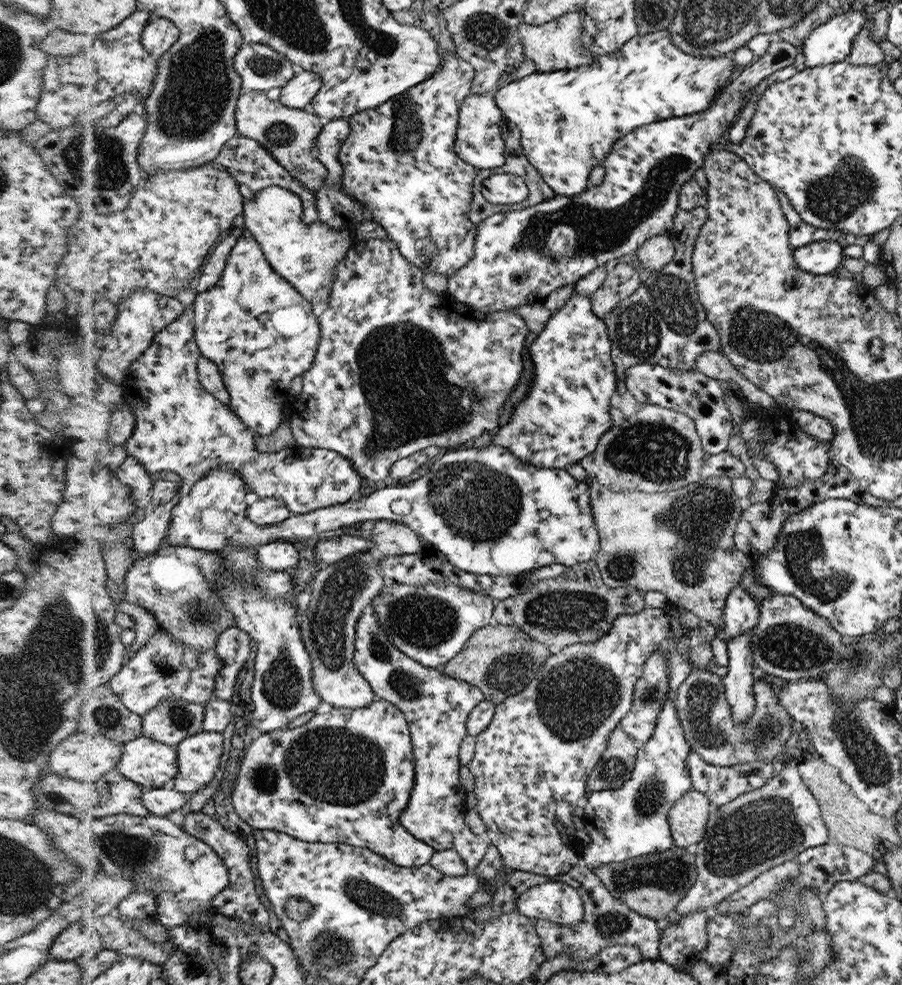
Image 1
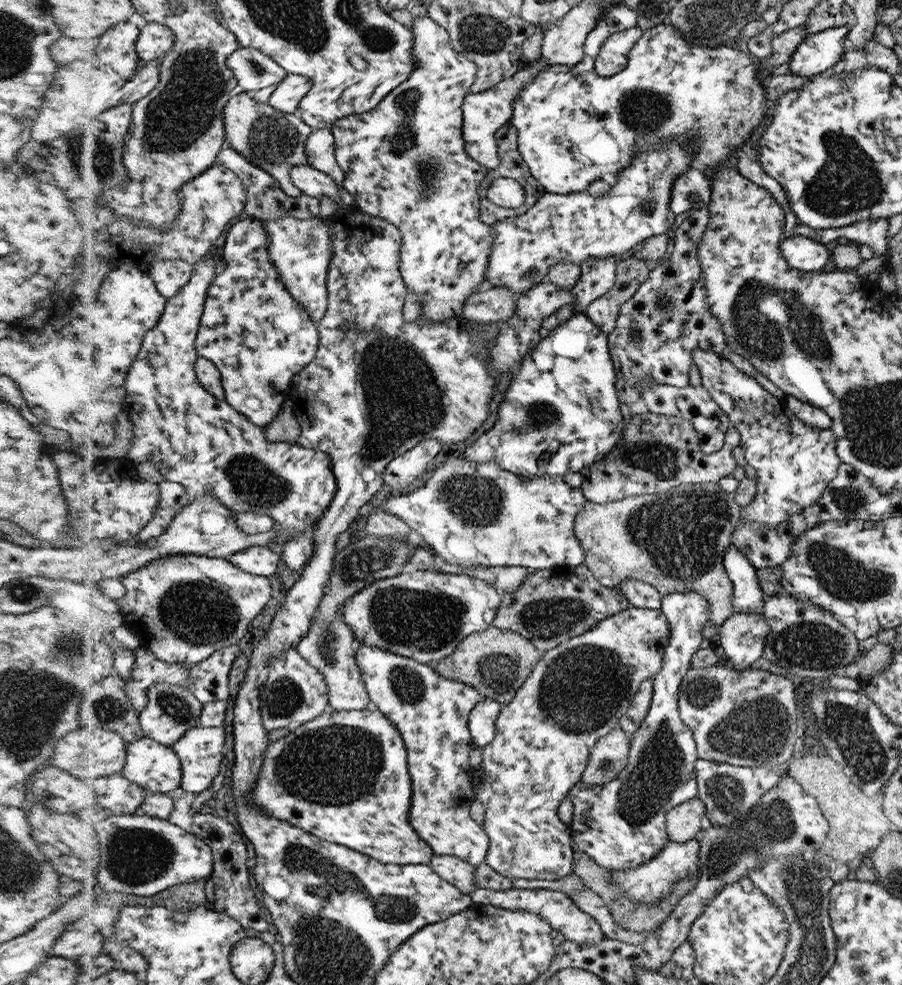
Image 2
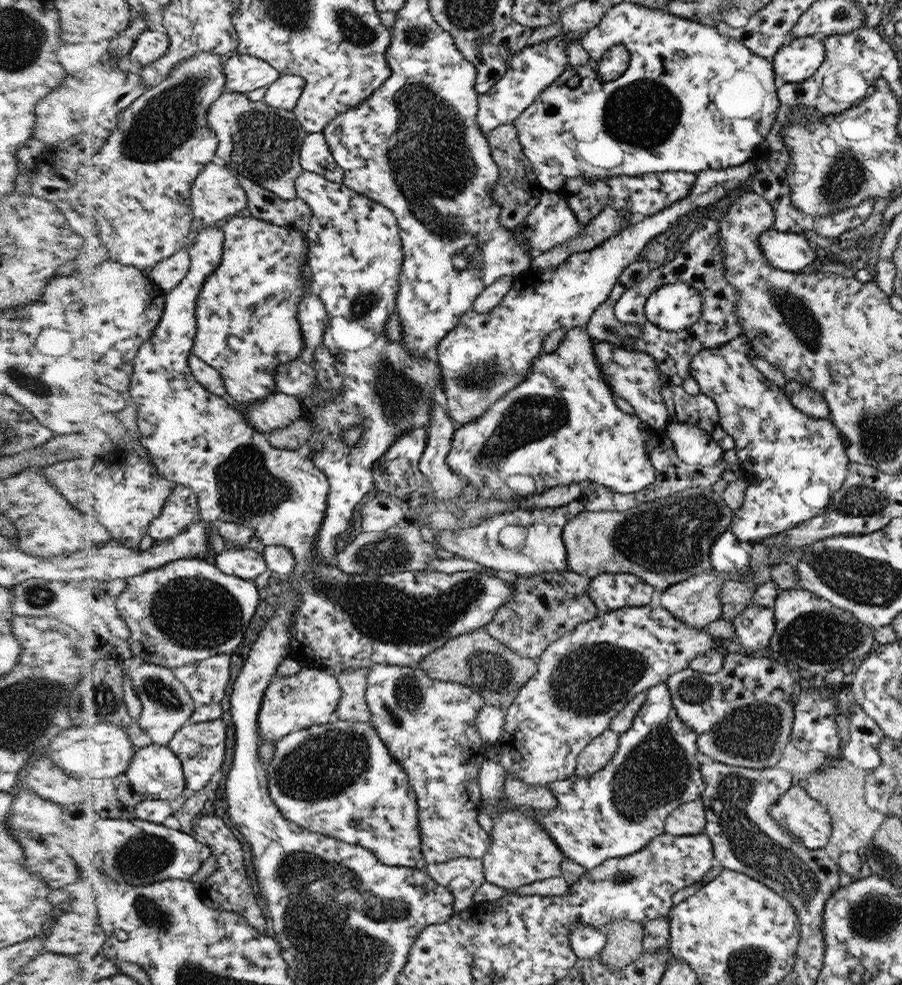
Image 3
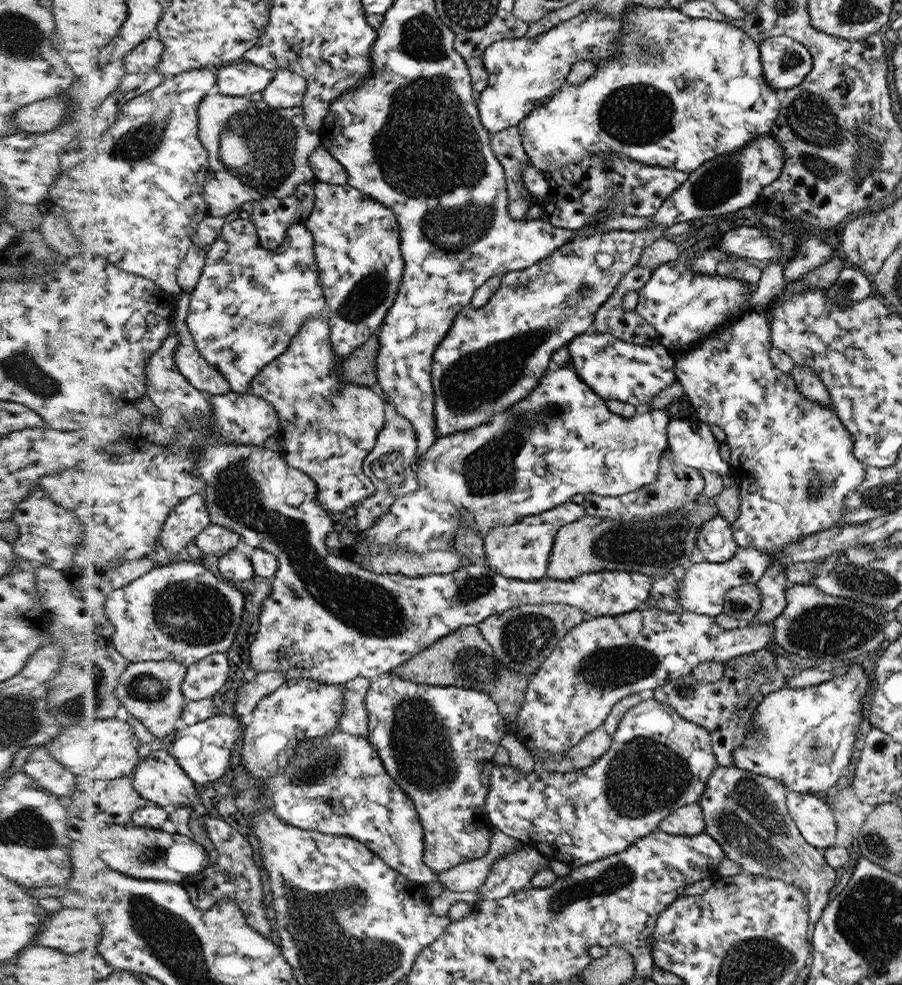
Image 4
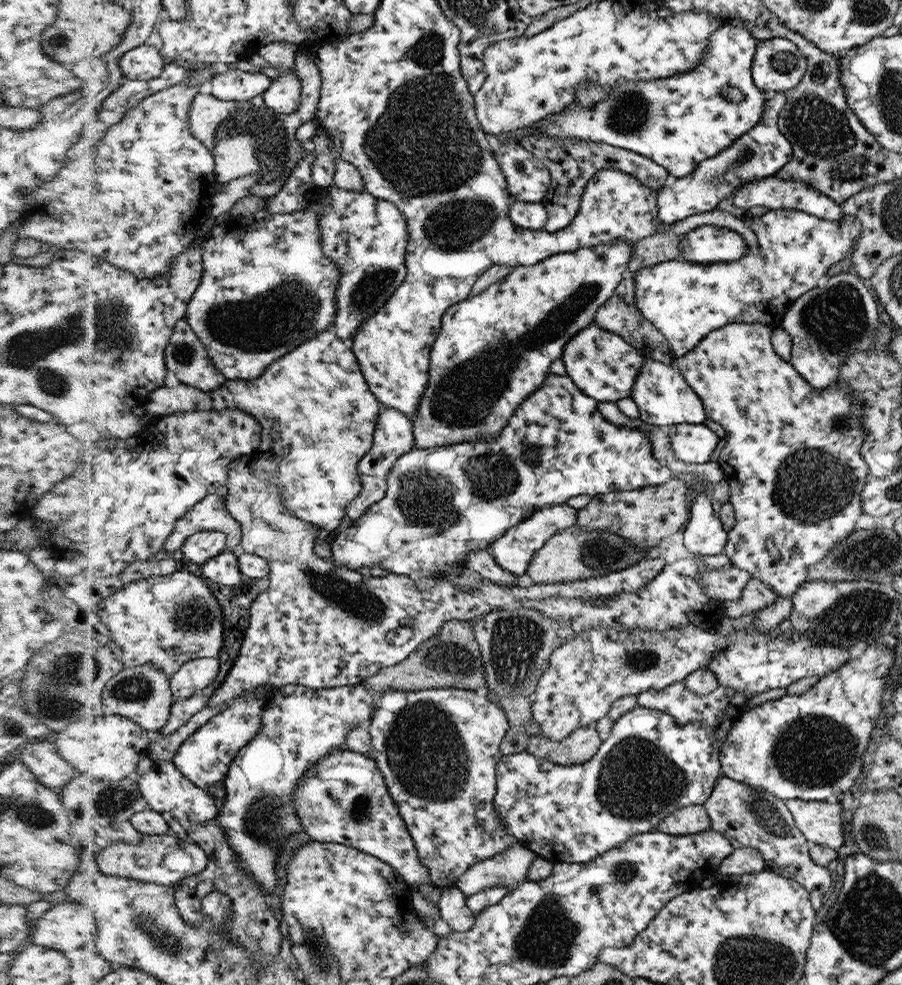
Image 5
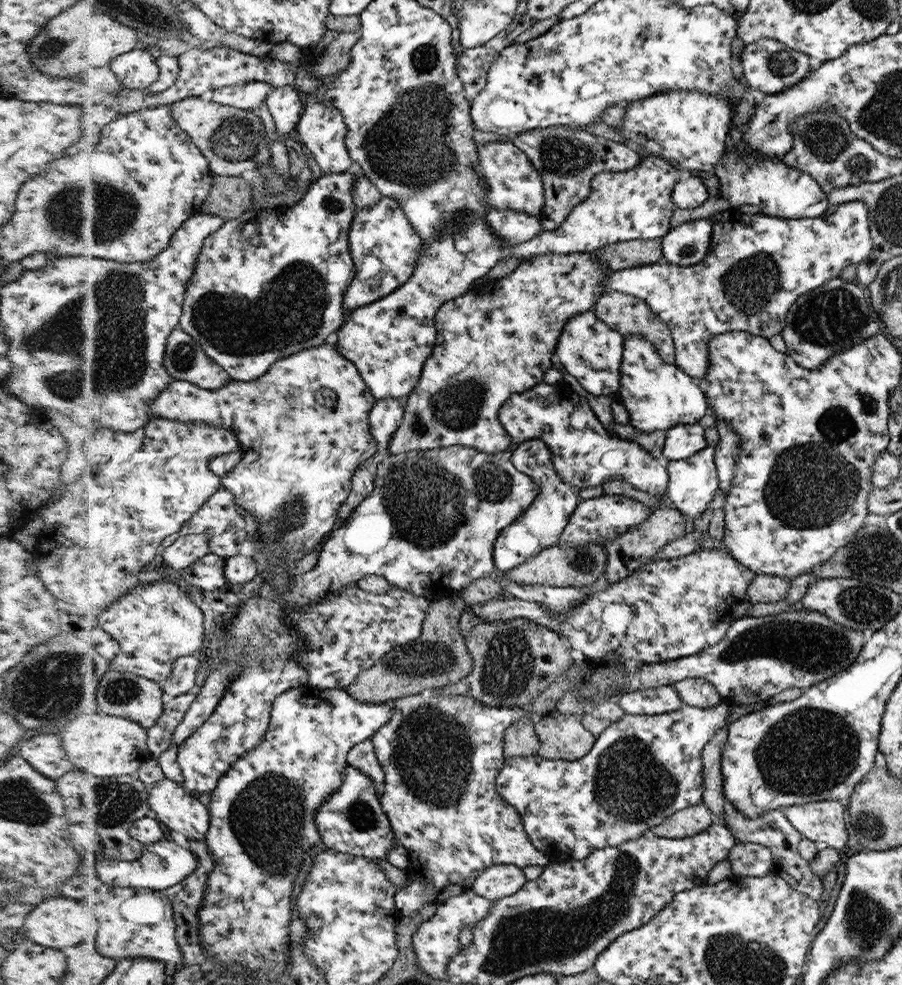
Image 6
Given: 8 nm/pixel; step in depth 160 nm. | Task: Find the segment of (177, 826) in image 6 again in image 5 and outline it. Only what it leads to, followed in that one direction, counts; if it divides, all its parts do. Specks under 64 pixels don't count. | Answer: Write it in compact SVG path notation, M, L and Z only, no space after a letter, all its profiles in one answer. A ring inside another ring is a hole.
M156 760L156 766L141 778L140 786L151 807L163 812L172 821L185 824L191 822L210 822L221 815L218 802L205 788L200 788L190 780L178 767L174 760Z

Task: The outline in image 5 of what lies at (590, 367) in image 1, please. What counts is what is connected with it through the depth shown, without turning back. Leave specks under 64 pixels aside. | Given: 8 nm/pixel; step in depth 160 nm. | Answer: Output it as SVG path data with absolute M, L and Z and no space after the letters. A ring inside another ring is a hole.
M549 374L542 387L534 394L530 395L519 409L509 419L507 426L501 430L499 436L493 440L474 440L472 442L460 442L458 444L447 444L446 446L434 446L432 448L415 447L403 454L399 459L393 462L390 472L385 476L387 480L387 491L382 500L373 504L359 519L353 521L352 525L346 531L339 532L334 536L328 537L331 544L332 562L337 566L345 566L350 570L359 571L364 568L383 568L392 574L409 576L412 580L421 578L442 578L443 570L451 564L464 565L467 556L475 550L488 550L495 540L503 538L508 530L522 523L534 514L539 508L549 507L553 504L566 503L572 496L586 494L596 496L606 493L635 491L642 487L652 487L667 483L674 473L666 466L662 466L654 457L651 440L647 432L639 428L626 428L625 426L616 426L610 424L598 411L598 402L595 397L588 396L582 389L578 388L574 381L566 374L558 376ZM532 448L539 450L539 460L527 460L525 454Z

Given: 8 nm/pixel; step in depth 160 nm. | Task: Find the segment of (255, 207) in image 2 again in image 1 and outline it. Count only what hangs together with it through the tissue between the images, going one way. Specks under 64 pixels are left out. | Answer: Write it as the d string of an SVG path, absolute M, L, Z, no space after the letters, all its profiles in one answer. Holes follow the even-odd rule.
M236 138L236 140L232 140L212 165L216 169L222 170L222 172L232 173L239 180L241 192L246 201L252 201L256 195L266 191L268 188L280 186L298 194L302 198L305 207L303 221L306 224L319 222L320 209L318 207L317 194L306 189L304 184L300 182L300 179L290 173L280 161L276 160L276 157L272 155L272 151L262 147L258 140L250 138Z

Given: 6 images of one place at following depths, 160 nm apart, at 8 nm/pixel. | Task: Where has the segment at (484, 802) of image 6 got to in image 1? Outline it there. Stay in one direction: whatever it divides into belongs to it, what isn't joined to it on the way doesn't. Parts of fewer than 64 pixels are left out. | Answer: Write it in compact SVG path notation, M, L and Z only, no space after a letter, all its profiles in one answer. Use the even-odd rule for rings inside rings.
M372 606L364 609L360 615L359 623L355 627L355 660L360 675L368 681L376 696L396 705L405 716L409 724L409 733L412 740L412 755L414 757L414 786L410 793L410 800L401 815L401 824L407 831L432 845L436 851L455 850L464 860L468 871L474 871L483 860L483 856L489 850L488 844L470 832L470 828L464 822L466 814L466 790L460 784L460 760L458 750L467 735L467 719L471 712L485 698L482 689L470 685L467 681L458 680L455 677L444 674L442 668L427 668L412 657L406 656L391 642L384 628L380 628L380 621L376 617L376 610Z

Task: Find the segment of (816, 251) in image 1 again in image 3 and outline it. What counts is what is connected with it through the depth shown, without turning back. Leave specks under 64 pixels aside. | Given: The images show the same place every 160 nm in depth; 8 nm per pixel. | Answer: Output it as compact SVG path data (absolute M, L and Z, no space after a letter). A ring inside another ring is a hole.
M767 230L757 240L766 261L786 273L799 273L816 260L816 247L802 233Z

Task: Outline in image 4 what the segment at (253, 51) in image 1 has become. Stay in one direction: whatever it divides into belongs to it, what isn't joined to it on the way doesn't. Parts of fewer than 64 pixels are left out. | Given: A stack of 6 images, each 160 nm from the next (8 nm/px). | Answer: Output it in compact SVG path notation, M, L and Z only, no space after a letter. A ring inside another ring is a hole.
M250 60L228 63L216 68L219 76L217 91L226 96L249 97L266 91L276 73Z

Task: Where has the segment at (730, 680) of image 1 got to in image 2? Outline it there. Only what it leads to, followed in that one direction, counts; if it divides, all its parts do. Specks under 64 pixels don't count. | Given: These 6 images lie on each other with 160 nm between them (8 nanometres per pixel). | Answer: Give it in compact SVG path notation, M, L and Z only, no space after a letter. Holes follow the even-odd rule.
M762 613L733 614L720 626L715 643L724 649L727 663L733 669L750 670L763 656L770 627Z

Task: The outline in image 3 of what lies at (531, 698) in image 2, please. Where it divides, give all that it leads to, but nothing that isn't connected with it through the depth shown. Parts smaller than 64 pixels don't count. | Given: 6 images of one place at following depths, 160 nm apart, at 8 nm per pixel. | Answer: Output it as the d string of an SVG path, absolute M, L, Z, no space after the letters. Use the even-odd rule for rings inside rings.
M652 606L638 607L625 607L622 609L614 610L608 613L600 614L593 620L584 622L576 626L575 630L568 632L567 635L563 635L558 642L555 642L539 656L537 661L538 671L535 673L535 677L528 680L522 688L519 690L519 694L516 695L515 702L511 704L506 710L505 728L503 734L500 736L500 740L489 748L489 758L496 761L499 765L505 768L506 773L515 774L526 784L540 784L540 786L547 787L548 783L557 780L566 780L569 776L575 776L576 759L580 755L580 752L595 740L597 736L603 734L611 726L611 720L627 706L627 702L632 700L632 697L640 692L647 692L650 688L656 687L662 683L666 683L670 677L676 675L676 672L684 671L686 668L690 668L689 664L692 663L697 656L708 651L719 651L726 653L728 649L732 648L732 645L725 640L717 640L712 638L706 627L704 630L696 630L696 627L690 627L686 622L676 618L668 609L652 608ZM509 809L493 816L491 848L483 860L486 882L513 892L538 880L562 876L563 852L552 837L531 816L530 809Z

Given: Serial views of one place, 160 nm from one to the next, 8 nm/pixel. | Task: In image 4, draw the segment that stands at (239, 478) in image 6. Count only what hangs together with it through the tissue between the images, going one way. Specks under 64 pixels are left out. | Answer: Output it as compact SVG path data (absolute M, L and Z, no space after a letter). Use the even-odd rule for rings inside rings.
M325 314L320 318L313 318L308 324L304 325L303 330L300 331L300 334L295 338L295 342L292 343L288 352L285 352L279 359L276 359L275 362L268 365L255 378L252 390L249 393L266 398L266 400L270 401L270 403L278 409L278 414L280 415L281 420L281 429L278 433L283 434L283 436L285 436L285 442L287 442L285 444L285 449L282 452L283 456L288 461L288 464L291 464L294 468L299 468L300 470L307 472L319 484L319 502L323 504L323 507L330 513L340 513L344 508L350 508L354 502L360 502L375 492L376 488L374 482L372 482L371 477L363 471L363 462L374 450L376 439L379 438L379 432L386 426L386 422L384 421L384 416L386 416L384 412L386 412L386 410L384 410L385 400L377 389L356 383L341 383L341 378L339 377L341 374L337 371L337 360L333 353L331 336L331 321L328 315Z

